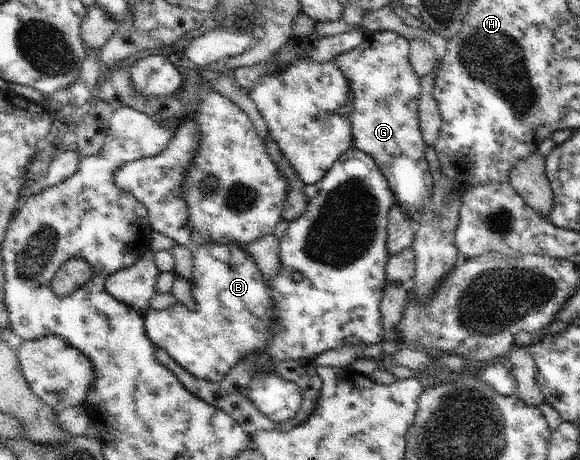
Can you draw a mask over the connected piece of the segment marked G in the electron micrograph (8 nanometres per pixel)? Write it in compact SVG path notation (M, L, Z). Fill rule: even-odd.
M377 31L371 36L363 37L363 42L355 46L351 52L339 54L335 64L341 69L348 81L350 92L353 92L353 112L349 116L353 146L371 155L375 164L379 166L381 174L387 178L391 192L395 194L396 204L403 208L403 212L411 218L419 218L422 208L433 192L433 177L429 171L429 162L425 157L427 144L423 140L419 120L419 101L422 93L422 77L415 74L411 60L409 60L409 40L394 31Z

